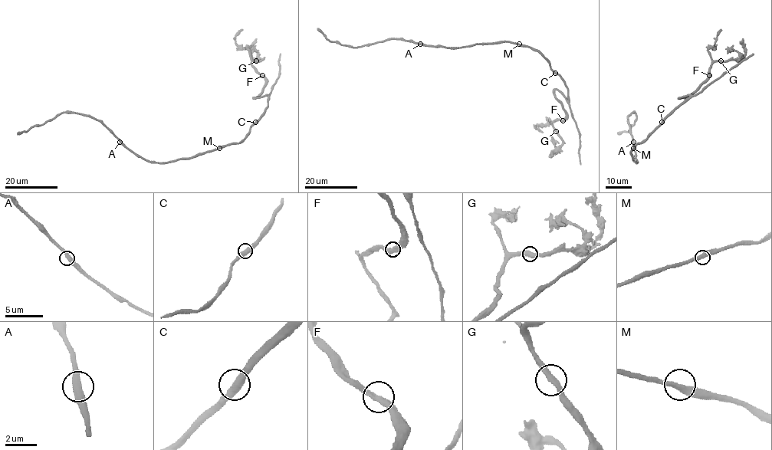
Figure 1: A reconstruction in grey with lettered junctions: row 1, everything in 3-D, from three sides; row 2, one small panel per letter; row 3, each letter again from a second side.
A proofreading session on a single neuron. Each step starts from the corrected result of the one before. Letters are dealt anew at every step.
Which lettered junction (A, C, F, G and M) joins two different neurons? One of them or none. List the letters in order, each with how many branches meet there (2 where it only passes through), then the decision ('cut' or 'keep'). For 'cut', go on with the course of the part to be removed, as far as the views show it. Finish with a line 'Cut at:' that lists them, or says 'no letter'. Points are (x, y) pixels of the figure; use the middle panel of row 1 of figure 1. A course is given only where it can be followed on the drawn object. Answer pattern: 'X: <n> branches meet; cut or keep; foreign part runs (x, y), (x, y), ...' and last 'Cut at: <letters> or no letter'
A: 2 branches meet; keep
C: 2 branches meet; keep
F: 2 branches meet; keep
G: 2 branches meet; keep
M: 2 branches meet; keep
Cut at: no letter

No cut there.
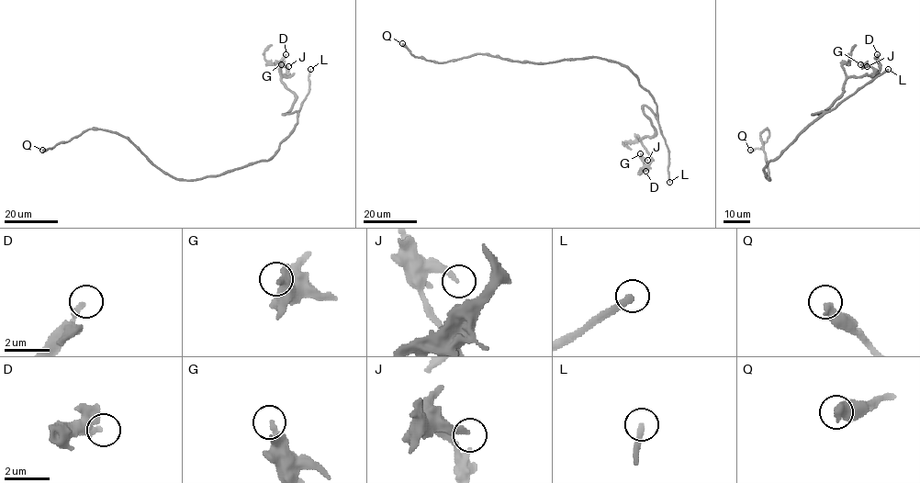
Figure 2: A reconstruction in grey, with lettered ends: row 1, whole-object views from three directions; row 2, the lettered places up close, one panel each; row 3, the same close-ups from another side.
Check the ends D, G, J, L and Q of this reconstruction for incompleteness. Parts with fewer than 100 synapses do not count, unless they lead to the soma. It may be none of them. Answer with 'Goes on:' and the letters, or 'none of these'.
Goes on: L

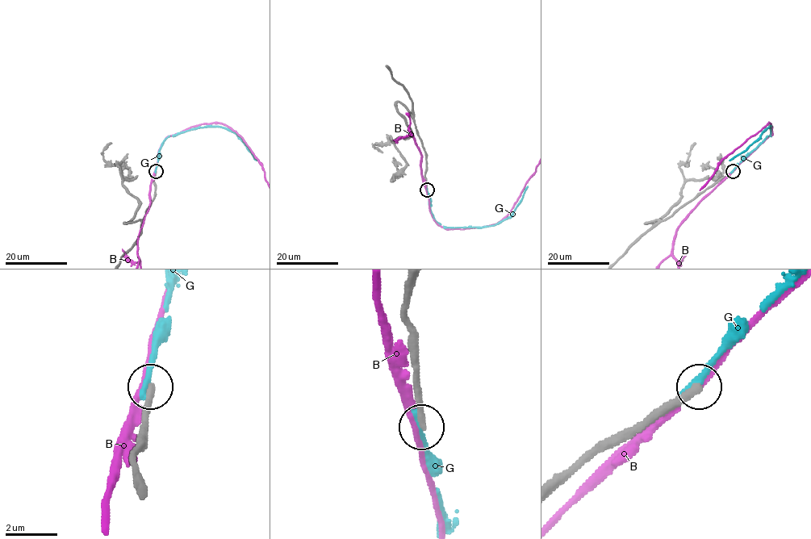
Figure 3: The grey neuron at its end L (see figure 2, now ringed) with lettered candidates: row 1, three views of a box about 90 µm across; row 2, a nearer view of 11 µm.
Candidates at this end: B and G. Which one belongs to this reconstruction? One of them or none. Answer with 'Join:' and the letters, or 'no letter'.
Join: no letter

